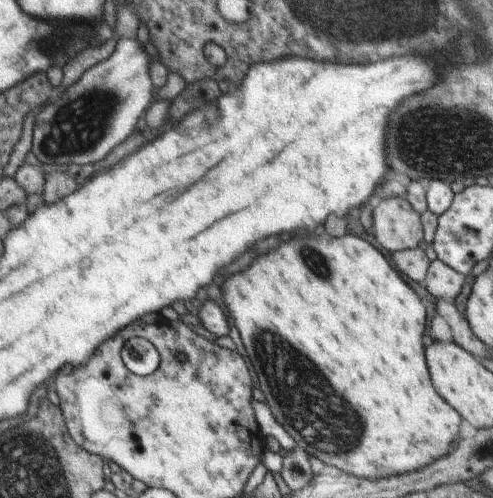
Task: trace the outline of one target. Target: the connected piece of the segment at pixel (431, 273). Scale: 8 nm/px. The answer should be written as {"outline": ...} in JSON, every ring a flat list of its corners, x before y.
{"outline":[[435,259,430,263,426,278,428,292,437,299,454,300,466,282,466,275,454,270,440,259]]}

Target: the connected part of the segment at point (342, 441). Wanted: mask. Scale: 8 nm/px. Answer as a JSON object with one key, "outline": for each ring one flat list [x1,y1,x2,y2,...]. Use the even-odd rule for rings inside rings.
{"outline":[[349,233,342,238,334,238,330,234,294,236,286,242,280,242,280,252,270,250,266,254,260,254,244,272,226,276,222,284,226,310,232,316,234,326,242,336,242,344,246,348,250,364,254,367,256,378,260,376,260,390,278,424,283,426,284,430,297,442,297,446,303,448,308,455,316,456,324,464,336,466,342,472,361,479,388,480,394,475,418,470,438,460,448,452,449,446,453,445,458,438,463,421,454,407,448,406,434,392,434,386,430,382,430,374,426,368,424,344,422,344,422,334,426,328,425,303,420,300,418,294,414,294,414,290,410,290,410,286,402,278,390,266,380,250,370,242]]}

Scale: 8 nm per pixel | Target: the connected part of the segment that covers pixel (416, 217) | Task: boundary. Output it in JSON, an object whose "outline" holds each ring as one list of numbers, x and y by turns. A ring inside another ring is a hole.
{"outline":[[405,197,379,199,372,213,374,238,392,253,416,248,423,240,420,216]]}

